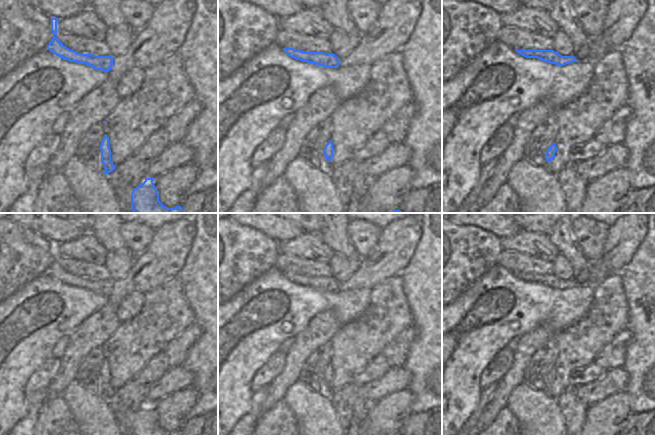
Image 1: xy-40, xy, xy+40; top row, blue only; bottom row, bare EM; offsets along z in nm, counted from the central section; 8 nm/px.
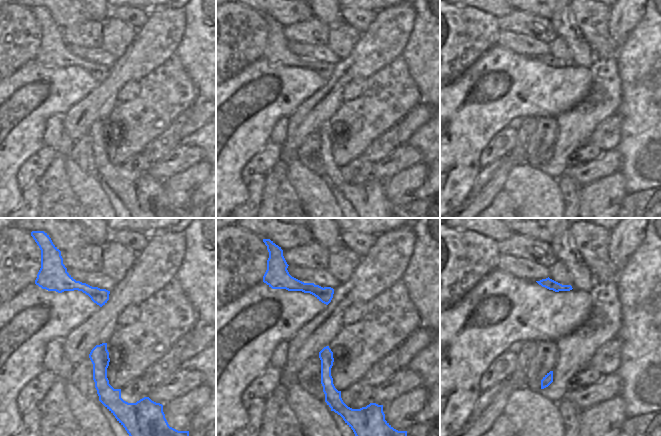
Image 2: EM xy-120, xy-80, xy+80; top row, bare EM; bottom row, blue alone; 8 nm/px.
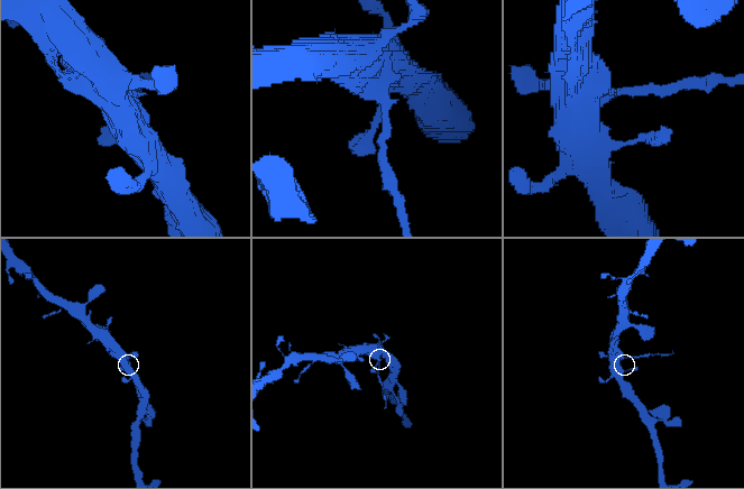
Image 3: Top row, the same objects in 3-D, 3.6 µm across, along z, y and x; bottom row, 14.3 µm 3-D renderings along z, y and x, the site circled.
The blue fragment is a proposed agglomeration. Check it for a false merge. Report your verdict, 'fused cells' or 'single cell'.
fused cells

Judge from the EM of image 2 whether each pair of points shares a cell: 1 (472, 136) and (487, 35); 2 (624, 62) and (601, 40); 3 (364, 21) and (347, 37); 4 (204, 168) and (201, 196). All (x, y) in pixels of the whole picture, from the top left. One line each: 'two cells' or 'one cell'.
1: two cells
2: two cells
3: two cells
4: two cells

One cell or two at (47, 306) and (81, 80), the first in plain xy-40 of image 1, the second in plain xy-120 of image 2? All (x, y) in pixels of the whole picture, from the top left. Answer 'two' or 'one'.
one

